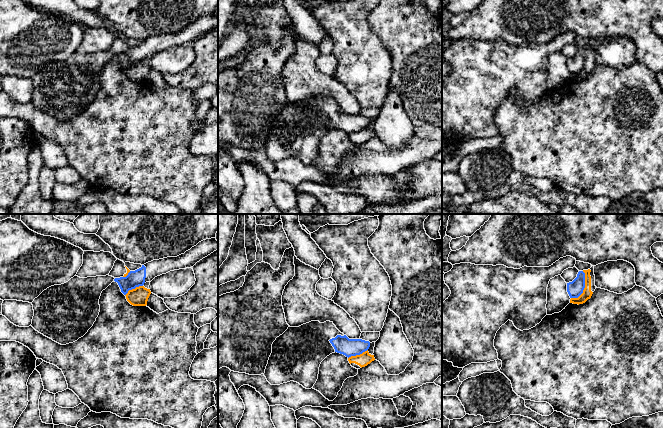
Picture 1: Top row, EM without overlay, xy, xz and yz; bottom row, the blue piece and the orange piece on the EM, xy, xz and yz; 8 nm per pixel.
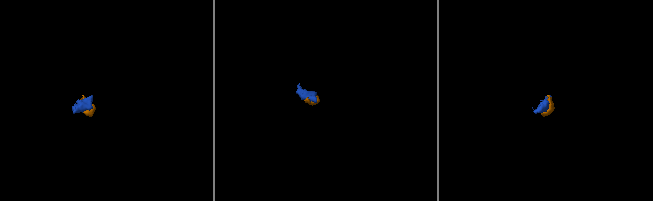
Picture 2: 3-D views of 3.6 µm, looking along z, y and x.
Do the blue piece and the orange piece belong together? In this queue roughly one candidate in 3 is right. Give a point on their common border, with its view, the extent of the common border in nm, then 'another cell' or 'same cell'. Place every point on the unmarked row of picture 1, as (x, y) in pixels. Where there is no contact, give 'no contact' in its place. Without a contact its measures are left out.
yz (584, 63) | 240 nm | another cell

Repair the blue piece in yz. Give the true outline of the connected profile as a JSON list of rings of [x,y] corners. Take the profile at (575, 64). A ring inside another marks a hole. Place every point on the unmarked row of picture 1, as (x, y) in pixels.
[[[579,47],[577,53],[572,57],[567,59],[567,68],[570,74],[578,74],[585,64],[585,49]]]

